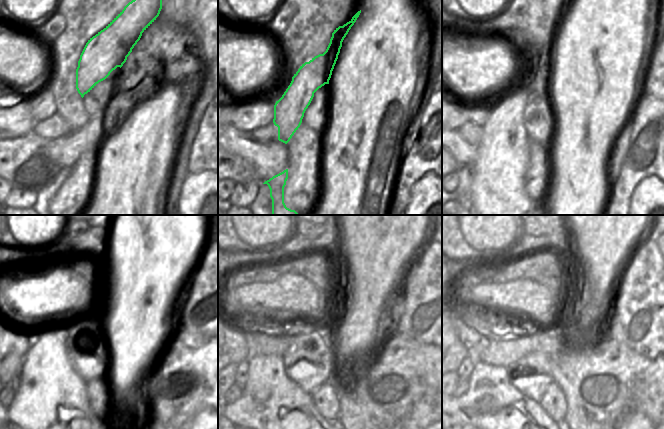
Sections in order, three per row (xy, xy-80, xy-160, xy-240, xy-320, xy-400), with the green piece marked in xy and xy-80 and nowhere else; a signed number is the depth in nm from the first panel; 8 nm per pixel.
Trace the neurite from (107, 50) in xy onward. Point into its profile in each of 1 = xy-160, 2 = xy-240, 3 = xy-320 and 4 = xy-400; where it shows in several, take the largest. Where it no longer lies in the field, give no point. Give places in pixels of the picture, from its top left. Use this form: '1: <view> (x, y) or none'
1: xy-160 (498, 194)
2: xy-240 (51, 405)
3: xy-320 (285, 415)
4: xy-400 (492, 403)

